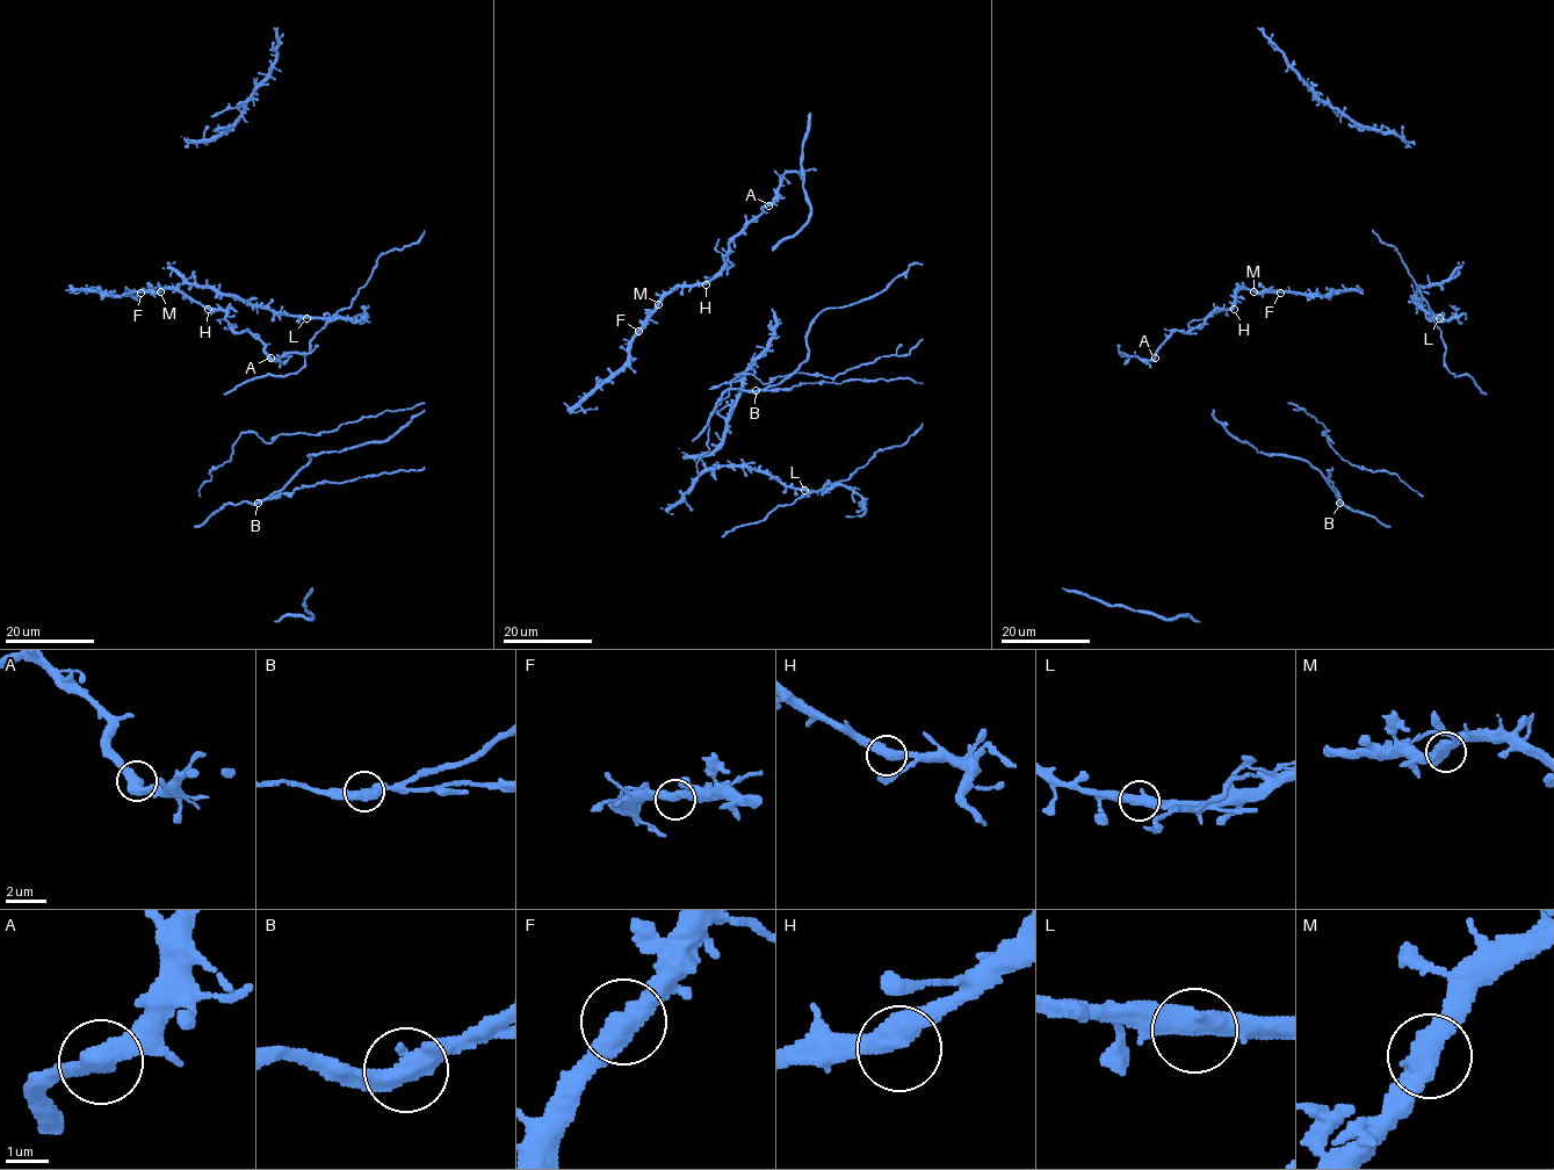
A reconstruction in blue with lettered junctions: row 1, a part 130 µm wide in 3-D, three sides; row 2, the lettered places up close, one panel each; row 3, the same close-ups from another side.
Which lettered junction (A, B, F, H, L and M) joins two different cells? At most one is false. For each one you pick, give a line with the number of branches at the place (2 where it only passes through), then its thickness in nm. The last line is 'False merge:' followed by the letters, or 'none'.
B: Branches: 2. Thickness 480 nm
False merge: B

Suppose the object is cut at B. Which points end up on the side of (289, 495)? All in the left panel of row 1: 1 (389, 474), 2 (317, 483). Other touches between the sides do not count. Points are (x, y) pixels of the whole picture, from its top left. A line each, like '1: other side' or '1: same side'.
1: same side
2: same side

